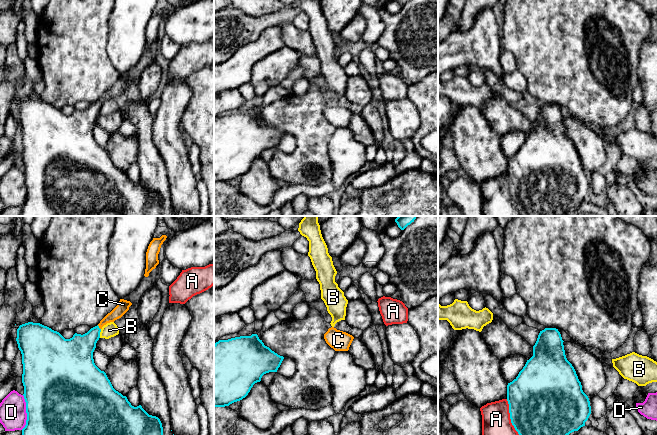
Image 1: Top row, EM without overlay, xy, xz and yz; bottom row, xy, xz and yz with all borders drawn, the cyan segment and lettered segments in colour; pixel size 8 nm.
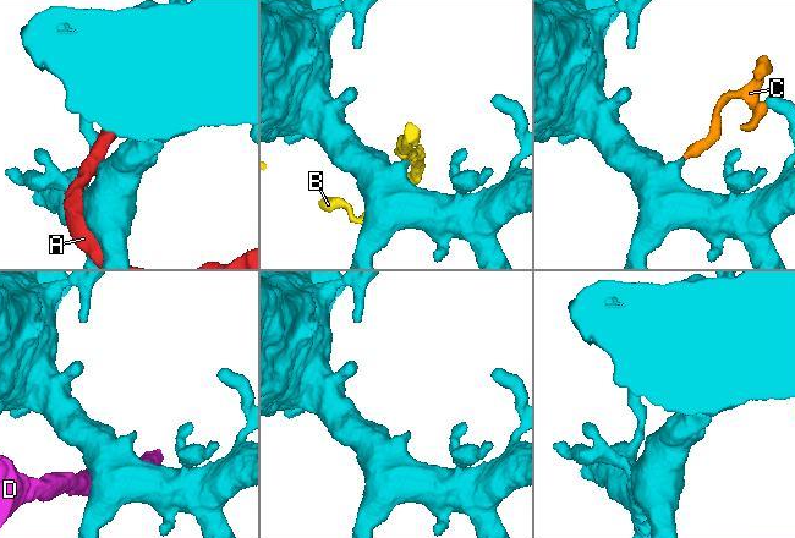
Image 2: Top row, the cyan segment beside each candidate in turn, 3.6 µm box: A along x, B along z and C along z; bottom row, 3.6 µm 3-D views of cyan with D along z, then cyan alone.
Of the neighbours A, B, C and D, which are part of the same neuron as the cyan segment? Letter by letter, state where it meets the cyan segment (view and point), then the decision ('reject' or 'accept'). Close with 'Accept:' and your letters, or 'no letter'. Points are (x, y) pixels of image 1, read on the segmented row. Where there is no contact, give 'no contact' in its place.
A: yz (510, 417) | reject
B: xy (99, 333) | reject
C: xy (98, 327) | accept
D: xy (26, 412) | reject
Accept: C

